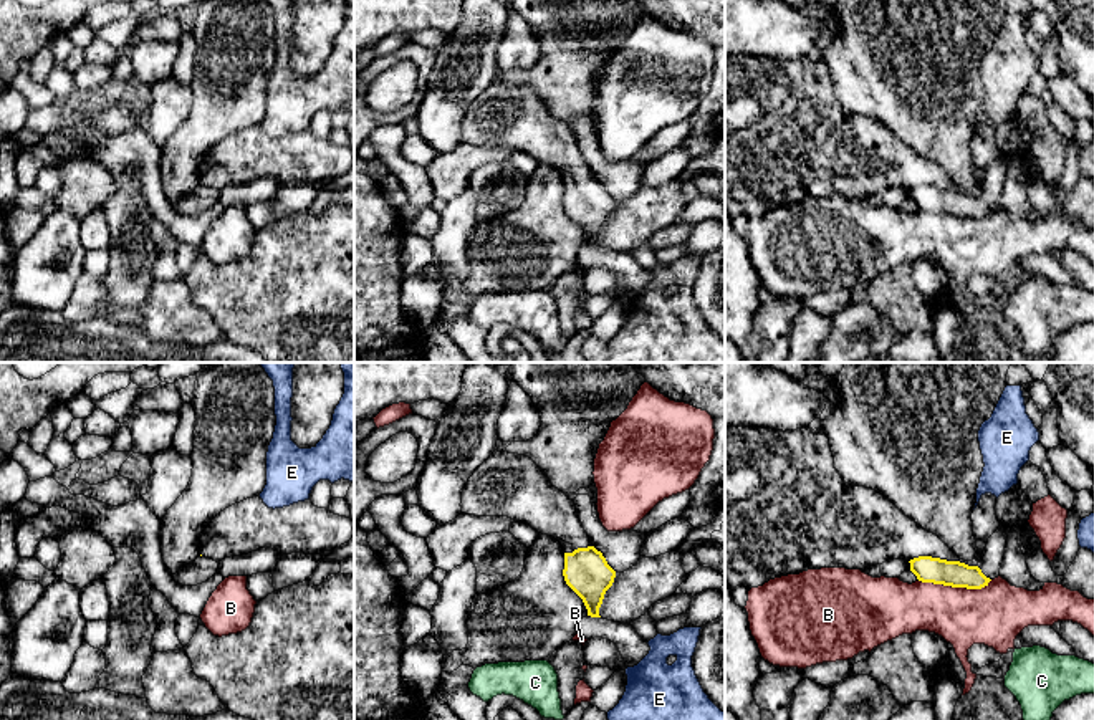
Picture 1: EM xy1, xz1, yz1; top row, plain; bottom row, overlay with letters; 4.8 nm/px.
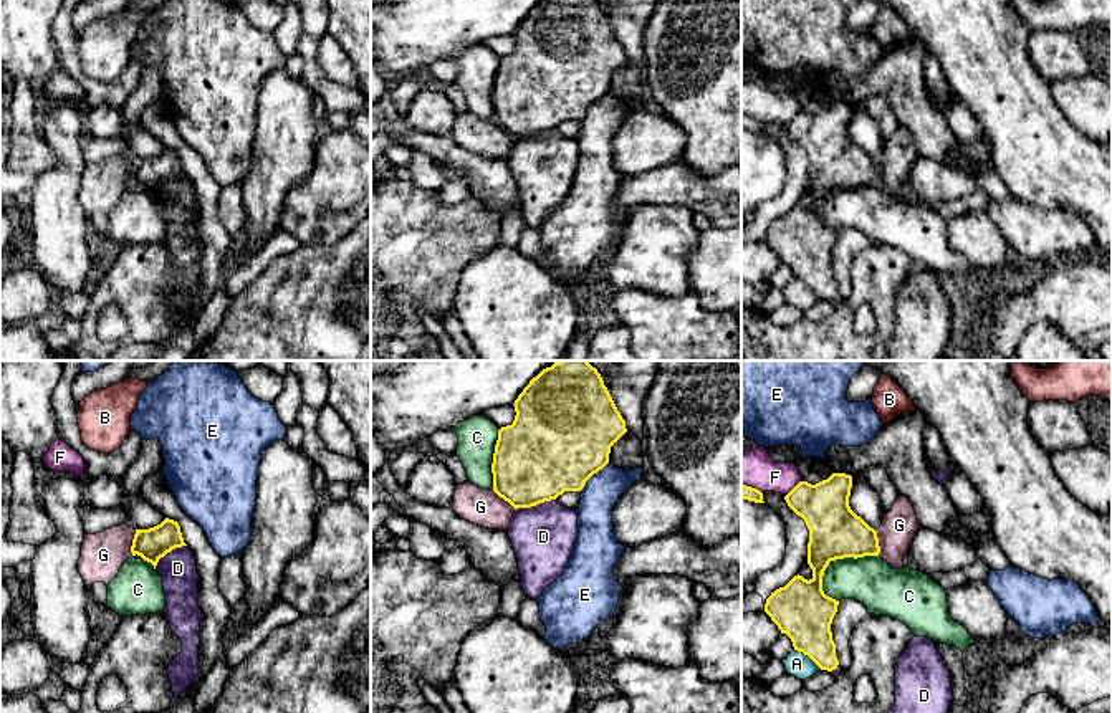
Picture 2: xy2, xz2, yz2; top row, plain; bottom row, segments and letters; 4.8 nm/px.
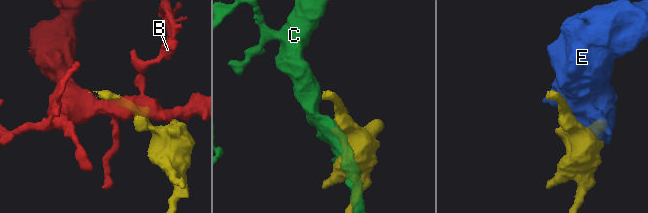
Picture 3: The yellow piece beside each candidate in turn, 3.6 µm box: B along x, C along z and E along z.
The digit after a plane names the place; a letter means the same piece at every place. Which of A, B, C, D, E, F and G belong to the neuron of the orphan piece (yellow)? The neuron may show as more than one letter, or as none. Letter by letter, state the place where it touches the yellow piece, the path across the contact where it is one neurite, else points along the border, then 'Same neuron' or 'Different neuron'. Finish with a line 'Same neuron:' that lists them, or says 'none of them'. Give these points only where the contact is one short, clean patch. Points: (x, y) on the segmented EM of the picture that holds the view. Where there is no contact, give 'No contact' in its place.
A: Touches yellow at yz2 (808, 655). Different neuron
B: Touches yellow at yz1 (955, 586). Different neuron
C: Touches yellow at yz2 (838, 558). Different neuron
D: Touches yellow at xz2 (535, 505). Boundary: xz2 (555, 498), (515, 510). Different neuron
E: Touches yellow at xz2 (593, 473). Different neuron
F: Touches yellow at yz2 (793, 488). Different neuron
G: Touches yellow at xy2 (133, 543). Boundary: xy2 (136, 530), (131, 540), (131, 555). Different neuron
Same neuron: none of them

